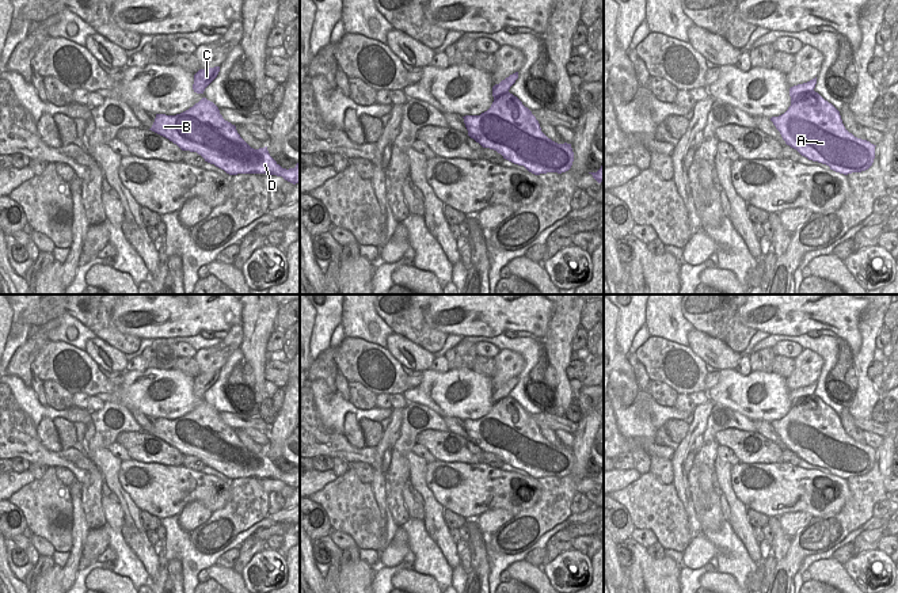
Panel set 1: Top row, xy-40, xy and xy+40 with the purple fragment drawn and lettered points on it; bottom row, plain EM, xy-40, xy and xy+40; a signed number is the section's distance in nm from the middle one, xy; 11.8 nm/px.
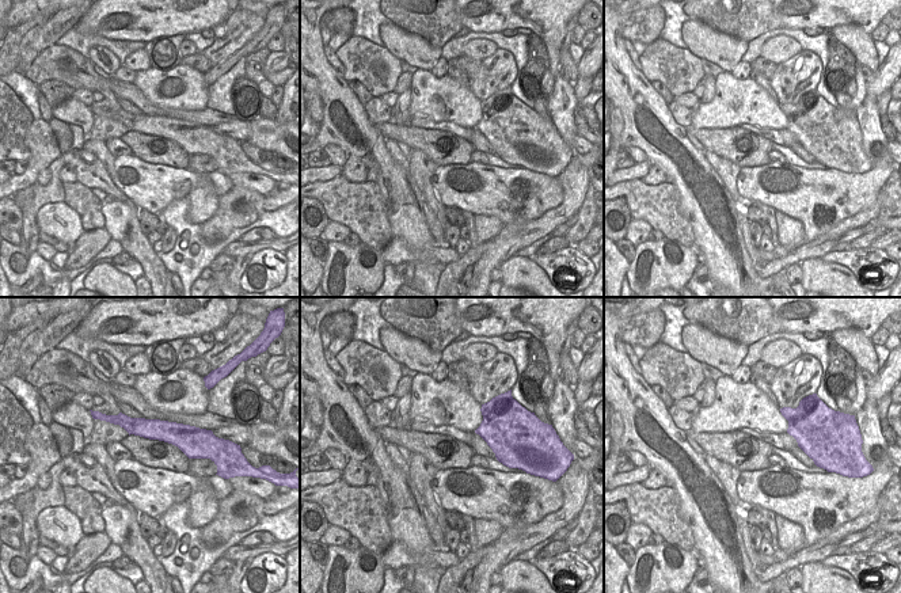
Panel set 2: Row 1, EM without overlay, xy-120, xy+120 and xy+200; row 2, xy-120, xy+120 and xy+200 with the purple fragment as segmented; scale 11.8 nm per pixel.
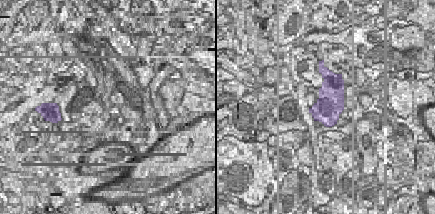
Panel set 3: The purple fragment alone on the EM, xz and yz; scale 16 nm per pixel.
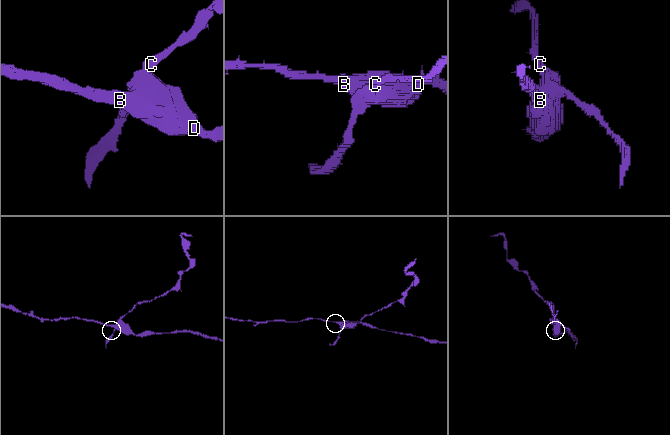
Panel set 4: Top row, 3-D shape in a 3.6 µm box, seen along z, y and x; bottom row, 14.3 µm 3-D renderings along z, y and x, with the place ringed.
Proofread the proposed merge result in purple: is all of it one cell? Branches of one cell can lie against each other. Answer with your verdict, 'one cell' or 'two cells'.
two cells

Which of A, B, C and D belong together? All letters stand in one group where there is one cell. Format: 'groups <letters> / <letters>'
groups A B D / C

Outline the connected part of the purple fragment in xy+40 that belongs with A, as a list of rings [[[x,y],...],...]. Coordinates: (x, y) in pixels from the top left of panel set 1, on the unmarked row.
[[[818,396],[808,402],[814,402],[815,407],[810,408],[803,402],[791,407],[784,418],[770,422],[785,448],[808,464],[844,479],[868,474],[876,449],[849,437],[840,415]]]

